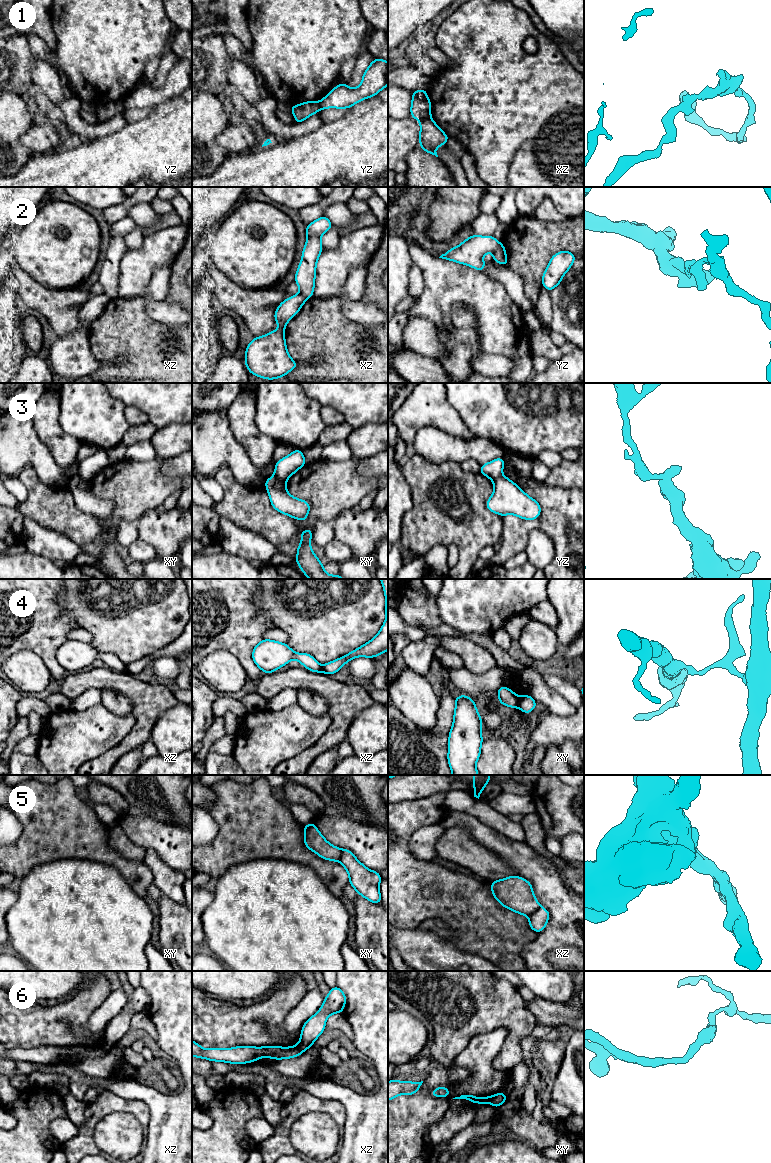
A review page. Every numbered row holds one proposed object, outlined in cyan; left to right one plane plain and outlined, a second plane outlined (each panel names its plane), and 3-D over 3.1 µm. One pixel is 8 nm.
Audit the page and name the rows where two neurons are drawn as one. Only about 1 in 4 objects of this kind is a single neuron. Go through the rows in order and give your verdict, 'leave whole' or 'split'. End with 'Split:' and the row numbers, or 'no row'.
1: split
2: split
3: split
4: split
5: split
6: split
Split: 1, 2, 3, 4, 5, 6

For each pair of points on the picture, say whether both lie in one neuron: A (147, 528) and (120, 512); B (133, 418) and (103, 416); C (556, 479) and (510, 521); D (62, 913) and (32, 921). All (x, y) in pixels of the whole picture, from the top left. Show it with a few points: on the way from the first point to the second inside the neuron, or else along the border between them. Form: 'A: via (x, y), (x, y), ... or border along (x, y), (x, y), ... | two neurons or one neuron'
A: border along (155, 508), (148, 509), (135, 521) | two neurons
B: border along (125, 406), (125, 419), (130, 425) | two neurons
C: border along (540, 482), (551, 486), (572, 488) | two neurons
D: via (55, 920), (39, 921) | one neuron

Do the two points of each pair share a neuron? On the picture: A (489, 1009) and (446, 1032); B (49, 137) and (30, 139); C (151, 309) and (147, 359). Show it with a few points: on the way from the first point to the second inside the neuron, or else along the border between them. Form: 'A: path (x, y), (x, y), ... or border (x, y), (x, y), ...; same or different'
A: path (478, 1015), (457, 1032); same
B: path (44, 137), (35, 139); same
C: border (135, 298), (144, 299), (153, 319), (171, 327); different

